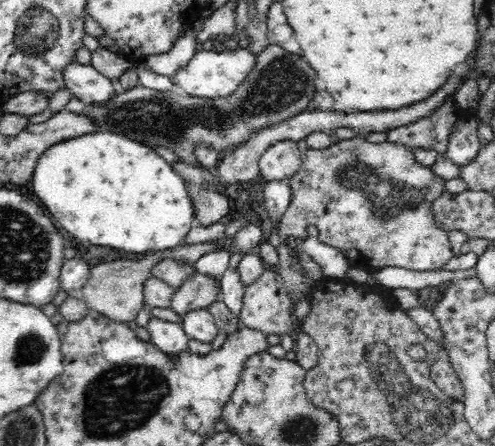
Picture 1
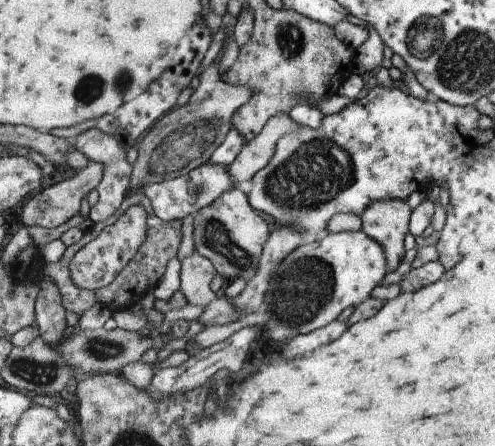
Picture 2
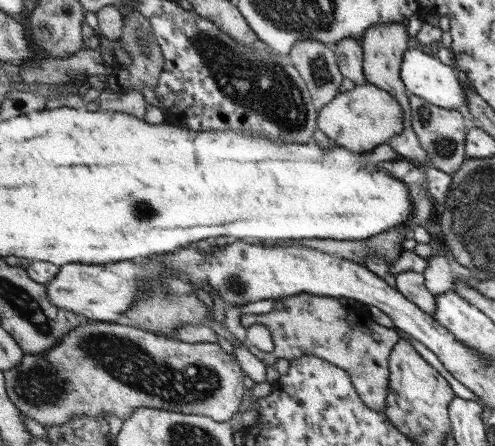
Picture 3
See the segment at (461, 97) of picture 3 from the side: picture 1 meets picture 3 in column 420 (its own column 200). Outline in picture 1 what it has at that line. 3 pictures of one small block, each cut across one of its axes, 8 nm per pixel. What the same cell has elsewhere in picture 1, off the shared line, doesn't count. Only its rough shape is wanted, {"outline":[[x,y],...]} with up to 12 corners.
{"outline":[[236,42],[198,50],[172,80],[192,96],[232,96],[256,50]]}

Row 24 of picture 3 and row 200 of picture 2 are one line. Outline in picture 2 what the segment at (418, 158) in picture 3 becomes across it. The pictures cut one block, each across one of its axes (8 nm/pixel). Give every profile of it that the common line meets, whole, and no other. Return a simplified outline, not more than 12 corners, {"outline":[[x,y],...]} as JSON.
{"outline":[[405,200],[371,204],[363,232],[385,248],[389,272],[403,262],[413,208]]}

